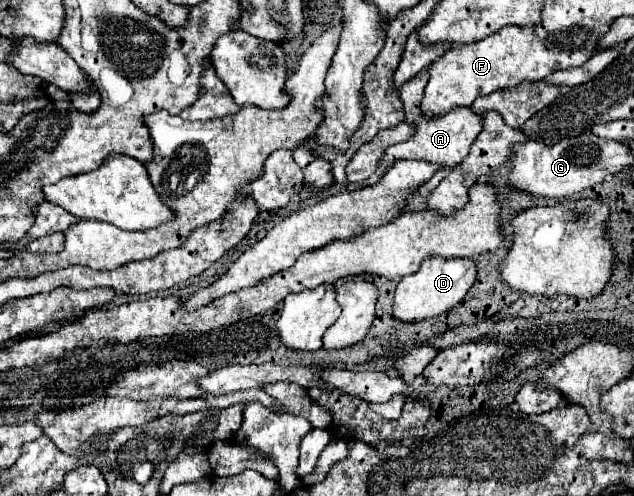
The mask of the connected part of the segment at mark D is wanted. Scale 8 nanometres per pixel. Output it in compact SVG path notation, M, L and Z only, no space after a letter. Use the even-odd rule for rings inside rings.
M432 256L422 262L420 270L402 278L394 296L394 318L404 322L418 322L424 318L440 316L456 306L476 282L476 264L468 258L442 258Z

